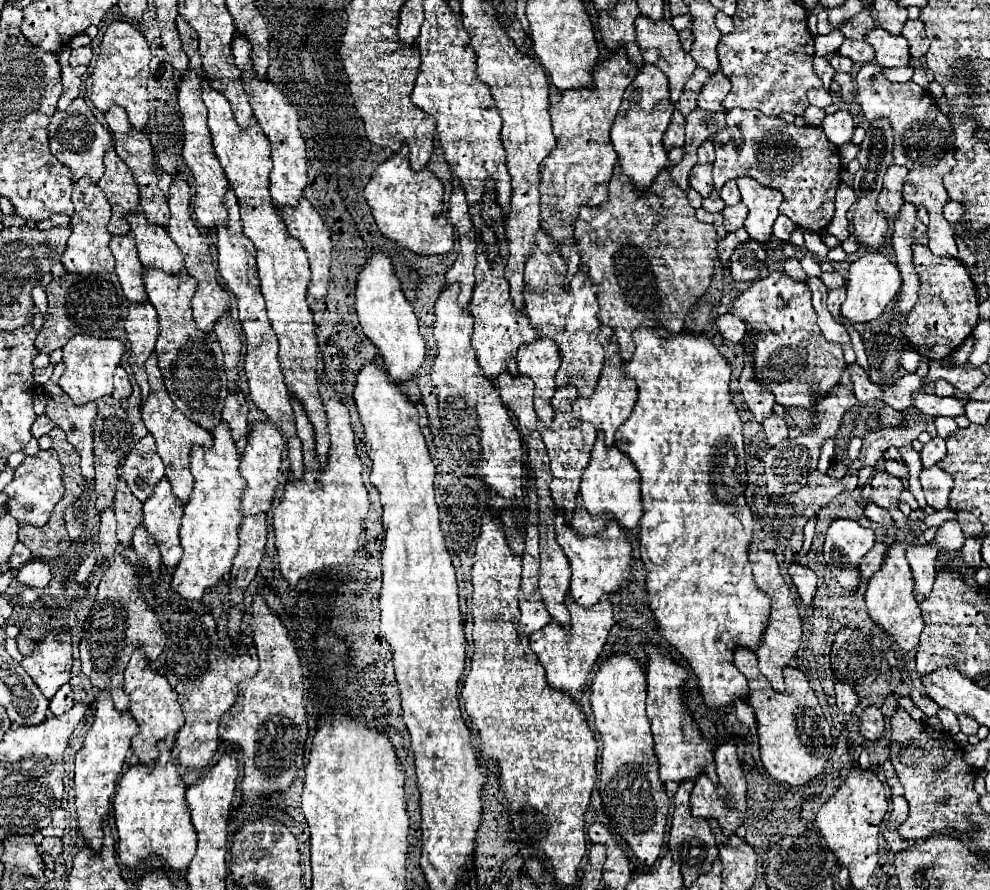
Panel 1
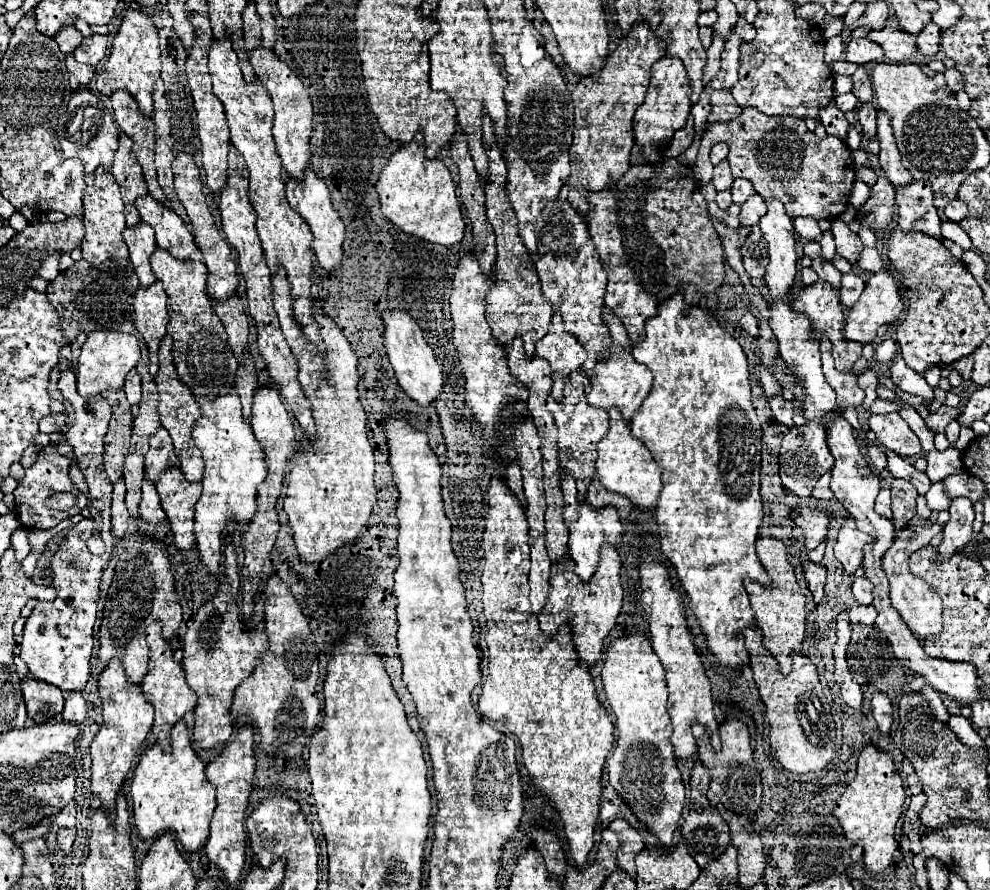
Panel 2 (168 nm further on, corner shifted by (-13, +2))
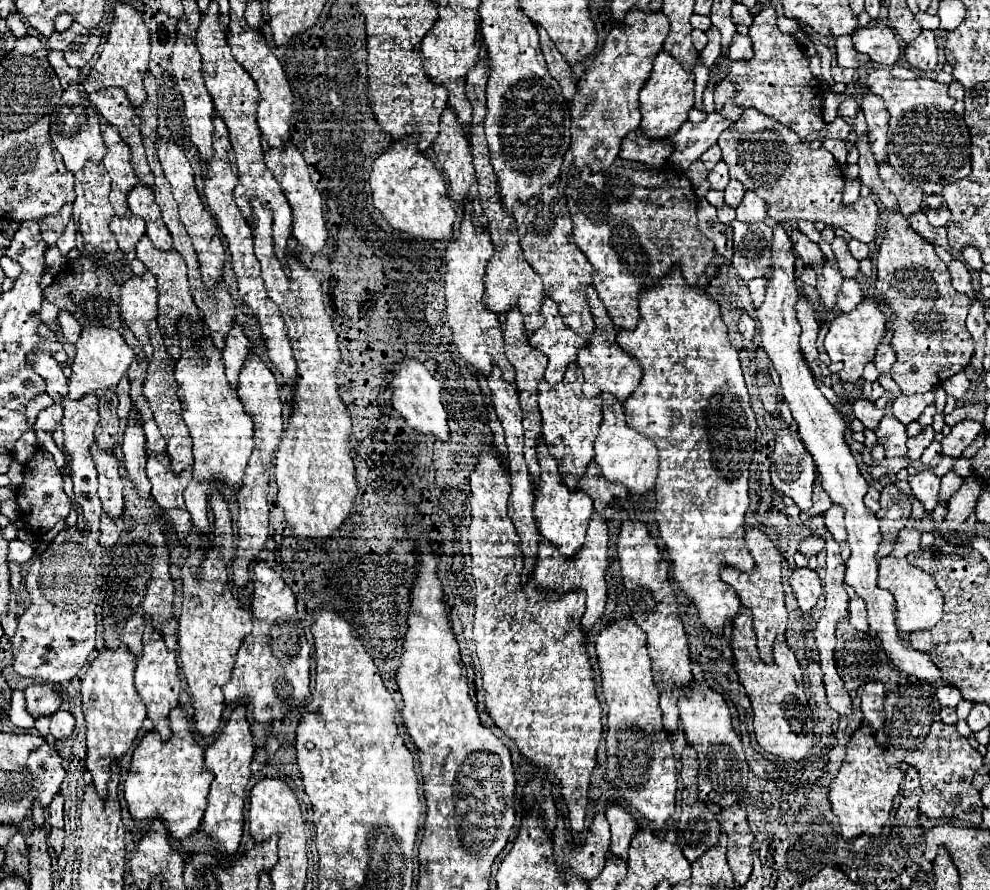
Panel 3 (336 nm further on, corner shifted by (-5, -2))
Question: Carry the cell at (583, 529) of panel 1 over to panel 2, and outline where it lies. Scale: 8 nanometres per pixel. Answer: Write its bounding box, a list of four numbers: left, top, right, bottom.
[587,474,629,506]

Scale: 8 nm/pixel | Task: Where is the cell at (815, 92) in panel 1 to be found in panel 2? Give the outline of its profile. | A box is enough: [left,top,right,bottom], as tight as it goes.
[835,92,859,112]

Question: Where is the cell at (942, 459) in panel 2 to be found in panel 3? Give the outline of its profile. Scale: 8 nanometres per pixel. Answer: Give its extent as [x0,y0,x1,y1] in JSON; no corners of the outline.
[909,468,941,512]

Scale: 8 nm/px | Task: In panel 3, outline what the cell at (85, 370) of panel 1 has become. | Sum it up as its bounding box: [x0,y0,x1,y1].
[69,328,135,400]

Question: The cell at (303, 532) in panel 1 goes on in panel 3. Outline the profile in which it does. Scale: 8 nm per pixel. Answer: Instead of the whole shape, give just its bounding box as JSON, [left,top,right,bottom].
[251,200,359,546]

